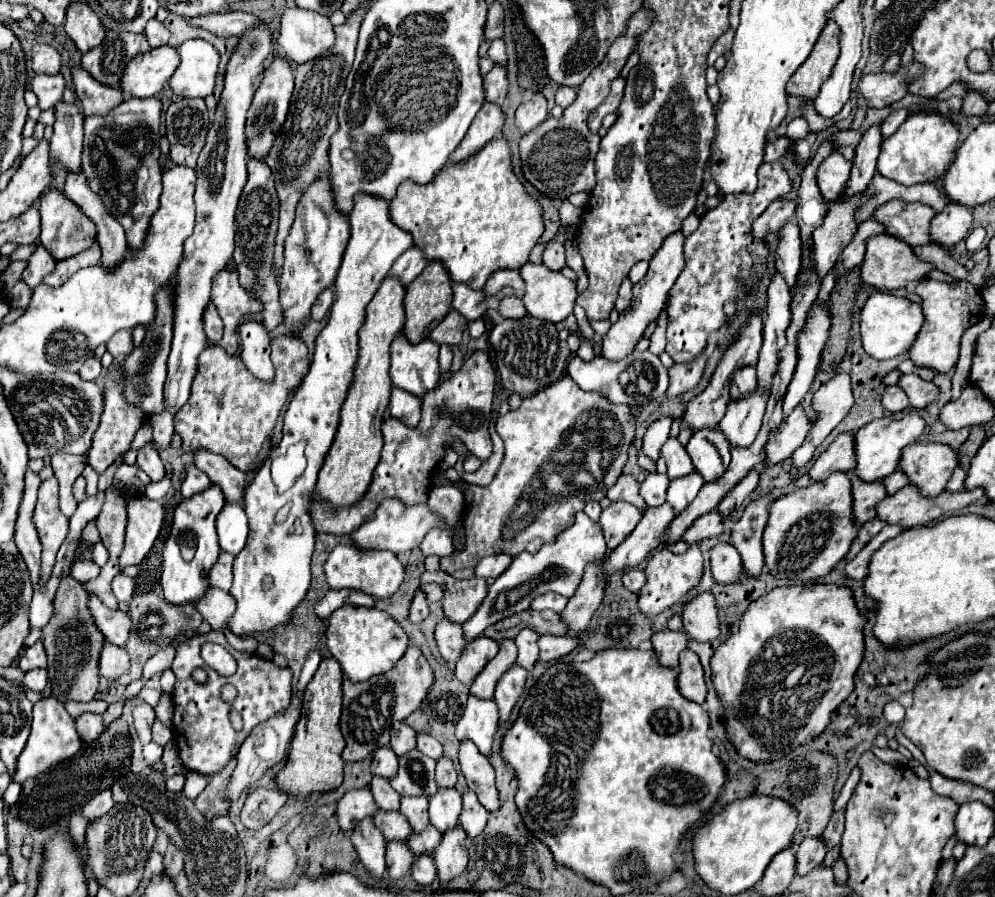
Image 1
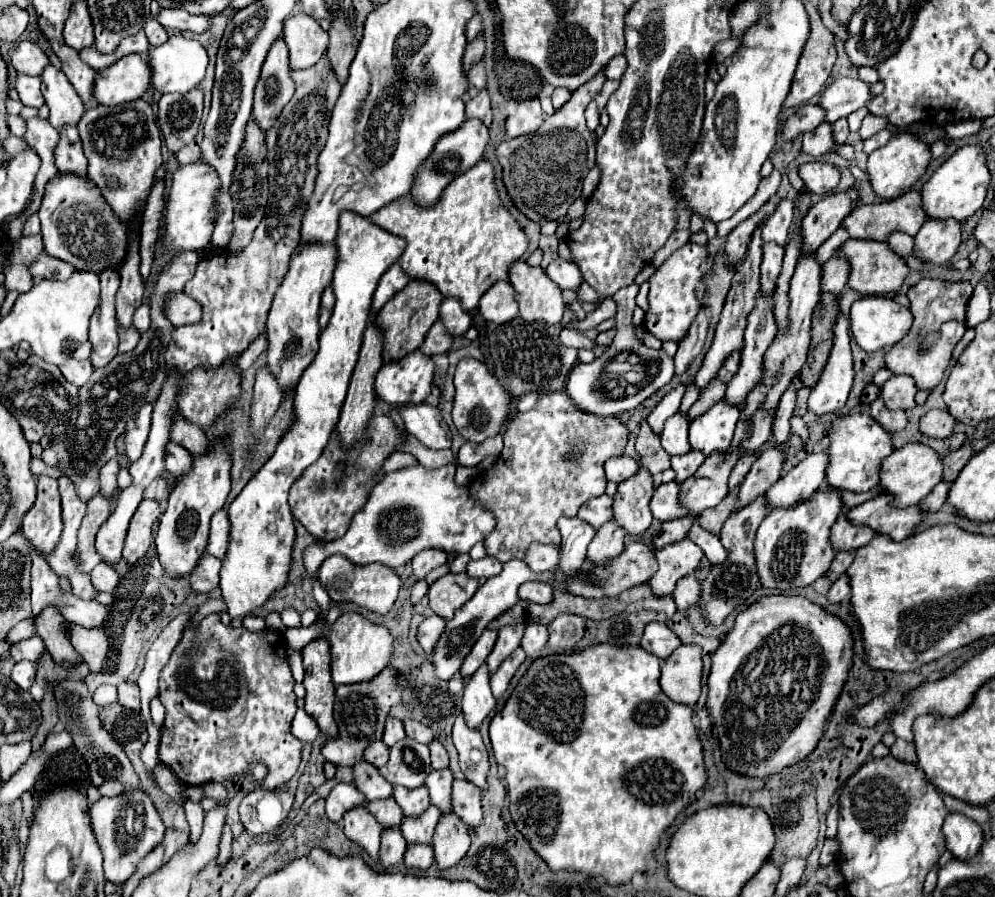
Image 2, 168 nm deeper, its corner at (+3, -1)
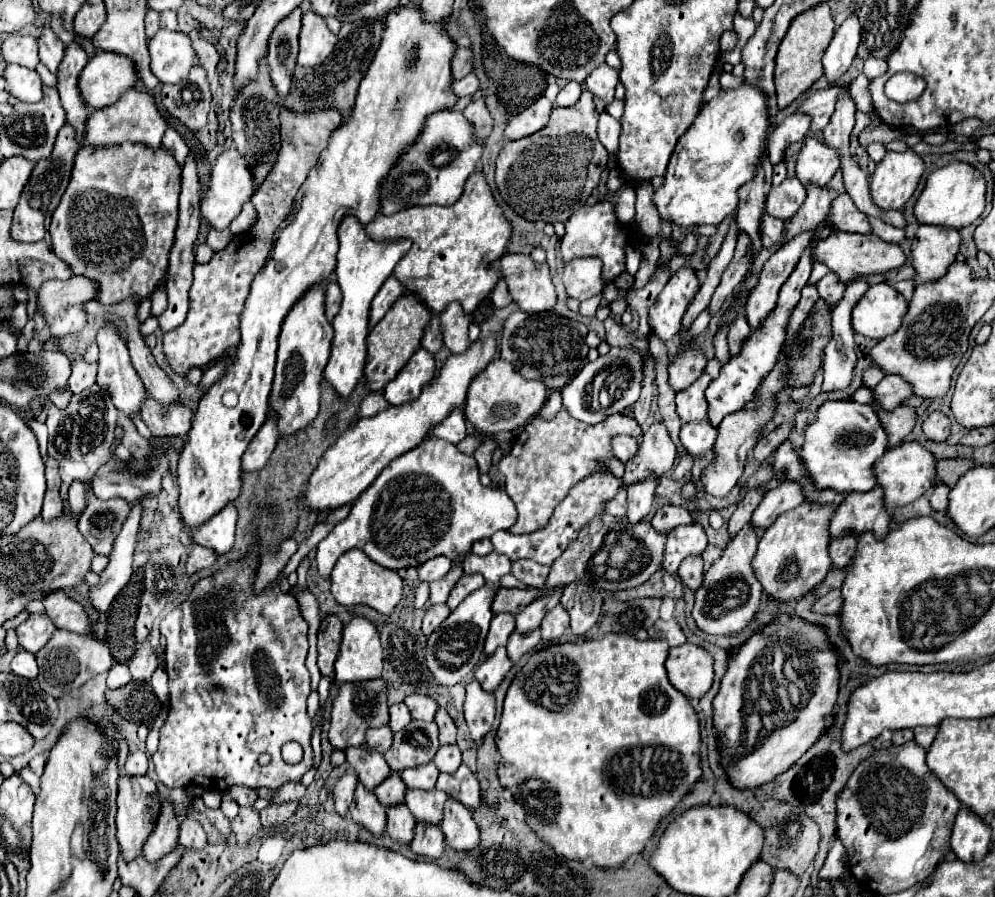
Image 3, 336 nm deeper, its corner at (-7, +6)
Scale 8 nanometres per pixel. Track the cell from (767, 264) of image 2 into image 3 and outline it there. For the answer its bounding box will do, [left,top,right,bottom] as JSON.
[759,213,785,247]

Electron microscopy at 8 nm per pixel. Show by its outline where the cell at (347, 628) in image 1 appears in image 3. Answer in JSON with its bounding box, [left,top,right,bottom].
[335,617,383,683]

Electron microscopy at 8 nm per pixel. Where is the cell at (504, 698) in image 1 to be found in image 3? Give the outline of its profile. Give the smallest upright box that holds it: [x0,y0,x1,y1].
[507,627,541,663]

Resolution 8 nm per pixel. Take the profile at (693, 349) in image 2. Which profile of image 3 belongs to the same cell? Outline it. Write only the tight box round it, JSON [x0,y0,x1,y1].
[709,233,751,313]

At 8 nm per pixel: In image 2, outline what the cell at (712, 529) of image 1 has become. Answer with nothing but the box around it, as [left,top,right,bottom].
[655,516,697,548]

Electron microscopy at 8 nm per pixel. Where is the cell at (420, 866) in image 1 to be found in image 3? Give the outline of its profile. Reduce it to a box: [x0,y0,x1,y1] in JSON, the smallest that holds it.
[411,823,445,859]

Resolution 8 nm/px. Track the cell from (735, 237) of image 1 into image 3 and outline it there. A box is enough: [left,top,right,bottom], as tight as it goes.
[649,267,699,341]

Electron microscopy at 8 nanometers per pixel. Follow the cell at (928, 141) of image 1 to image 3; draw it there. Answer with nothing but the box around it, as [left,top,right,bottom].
[871,149,923,211]

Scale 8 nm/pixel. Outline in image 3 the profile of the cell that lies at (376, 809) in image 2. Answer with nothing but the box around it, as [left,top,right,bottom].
[373,771,407,807]

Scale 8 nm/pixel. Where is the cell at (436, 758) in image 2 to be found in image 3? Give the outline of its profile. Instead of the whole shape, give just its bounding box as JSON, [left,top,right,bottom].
[435,707,457,743]

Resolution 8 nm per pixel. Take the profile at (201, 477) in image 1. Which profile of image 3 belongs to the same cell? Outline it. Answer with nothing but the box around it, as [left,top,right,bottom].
[141,395,193,437]

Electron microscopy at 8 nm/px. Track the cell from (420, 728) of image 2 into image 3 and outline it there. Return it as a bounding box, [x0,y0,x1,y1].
[403,693,437,721]

